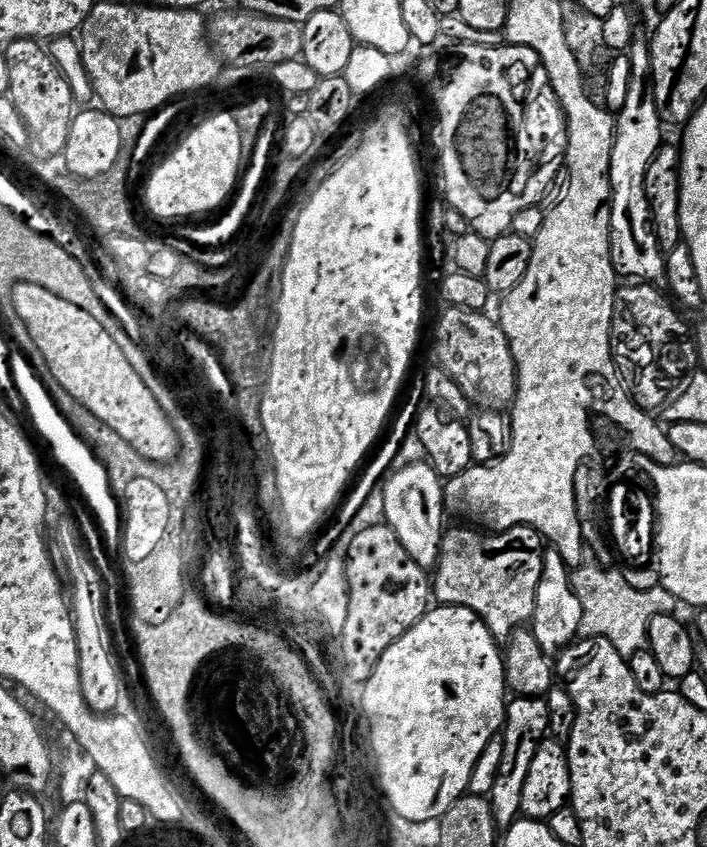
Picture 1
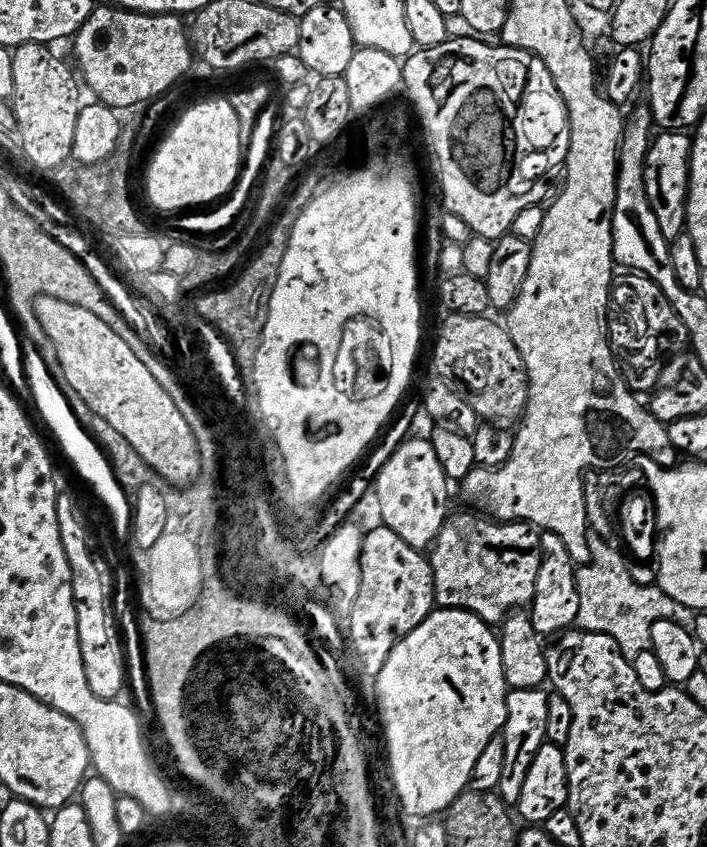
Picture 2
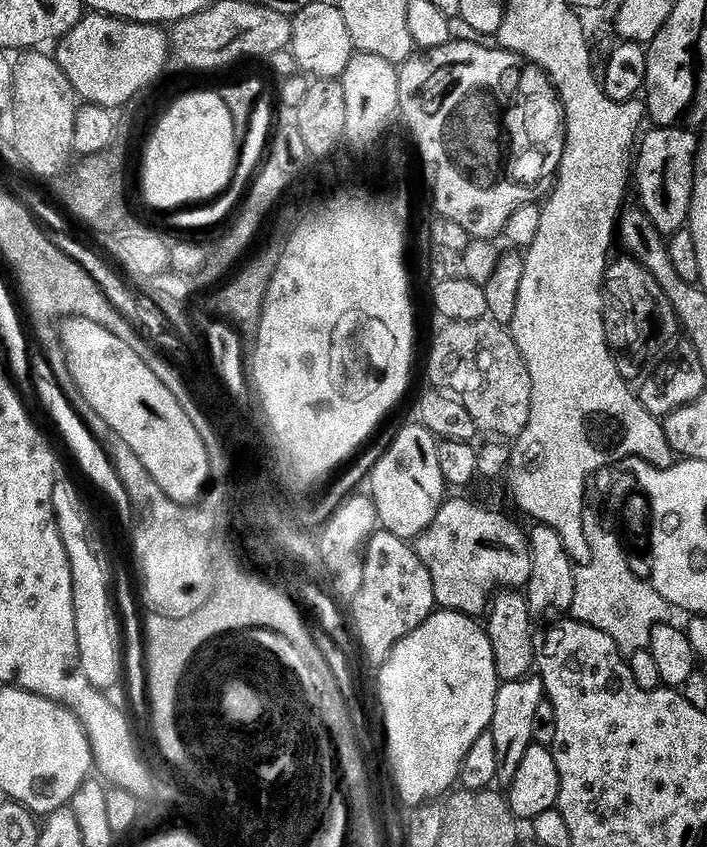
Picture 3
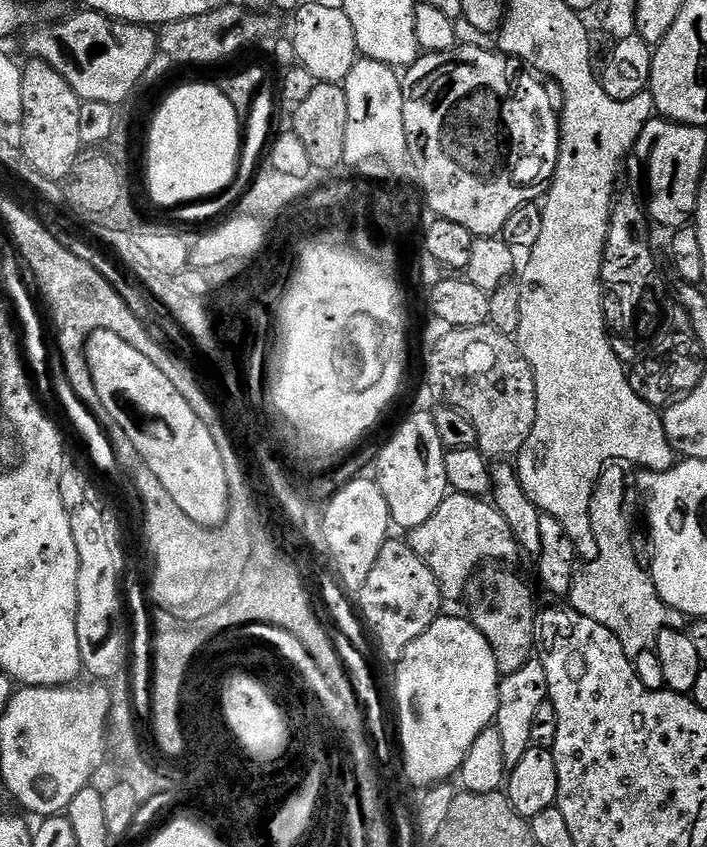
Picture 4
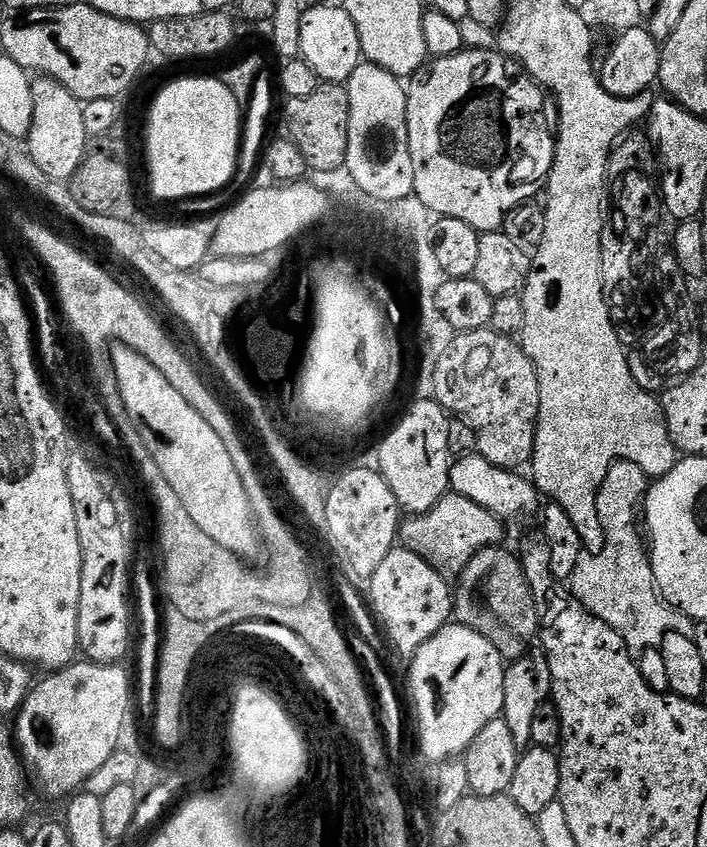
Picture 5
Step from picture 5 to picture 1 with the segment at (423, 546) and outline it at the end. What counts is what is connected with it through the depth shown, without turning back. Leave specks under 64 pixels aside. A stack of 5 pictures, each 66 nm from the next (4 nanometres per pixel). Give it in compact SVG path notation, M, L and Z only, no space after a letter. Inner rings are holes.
M472 526L460 527L464 528L449 527L440 542L440 559L434 565L435 603L474 610L495 640L507 641L517 628L525 627L534 614L546 541L533 528L485 534Z

